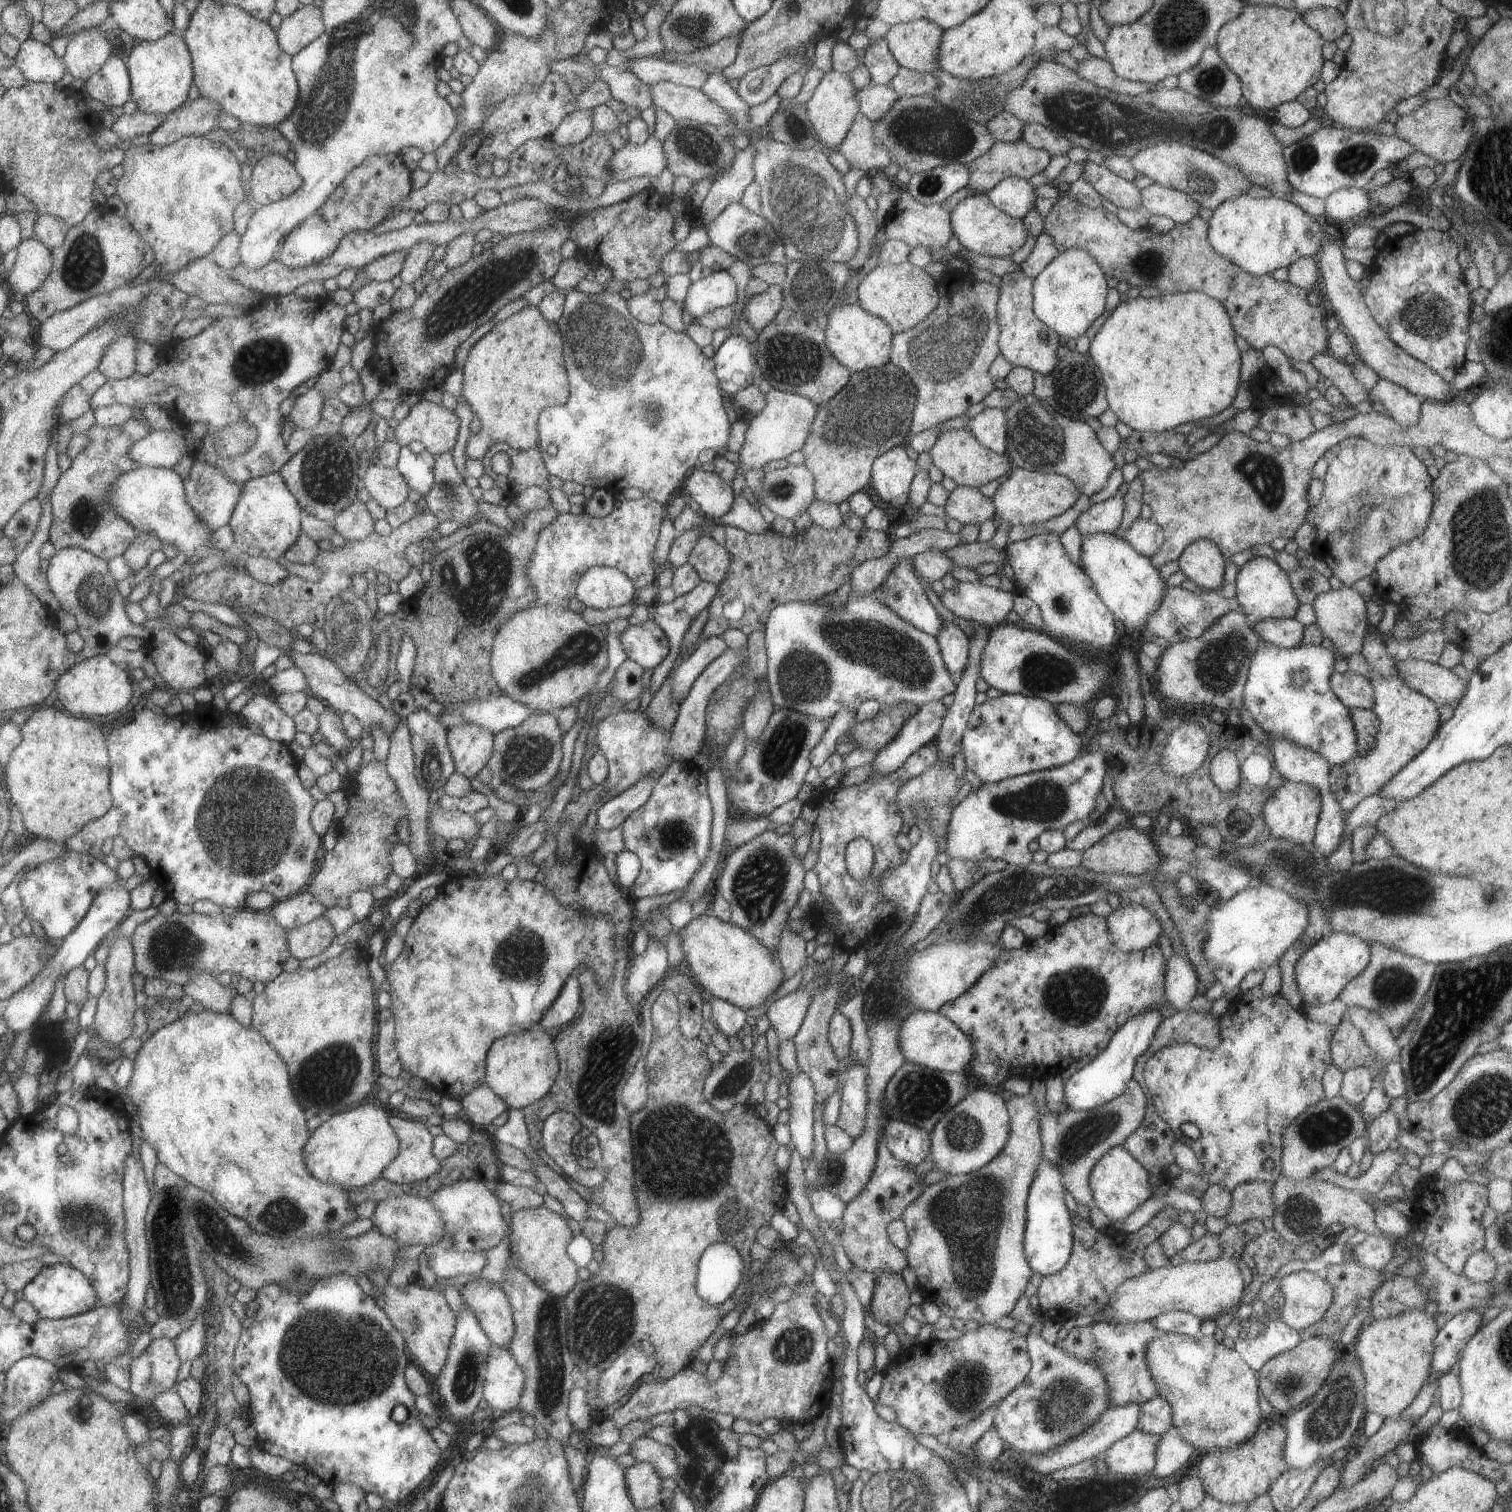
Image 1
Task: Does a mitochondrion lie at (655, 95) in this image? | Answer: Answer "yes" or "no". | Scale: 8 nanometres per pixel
no

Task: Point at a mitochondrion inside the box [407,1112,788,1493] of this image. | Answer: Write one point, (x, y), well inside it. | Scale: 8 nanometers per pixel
(602, 1318)

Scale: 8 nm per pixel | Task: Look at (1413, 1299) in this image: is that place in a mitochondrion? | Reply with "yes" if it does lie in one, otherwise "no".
no

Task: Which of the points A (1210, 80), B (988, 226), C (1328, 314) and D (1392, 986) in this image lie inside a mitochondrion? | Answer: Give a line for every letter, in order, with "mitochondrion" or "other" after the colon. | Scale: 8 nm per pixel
A: mitochondrion
B: other
C: other
D: mitochondrion

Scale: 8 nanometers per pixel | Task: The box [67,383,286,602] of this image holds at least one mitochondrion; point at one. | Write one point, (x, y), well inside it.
(85, 518)

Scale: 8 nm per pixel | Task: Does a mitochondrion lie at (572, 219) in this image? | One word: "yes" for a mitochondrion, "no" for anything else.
no

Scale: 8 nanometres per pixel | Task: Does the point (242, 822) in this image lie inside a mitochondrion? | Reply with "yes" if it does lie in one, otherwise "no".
yes

